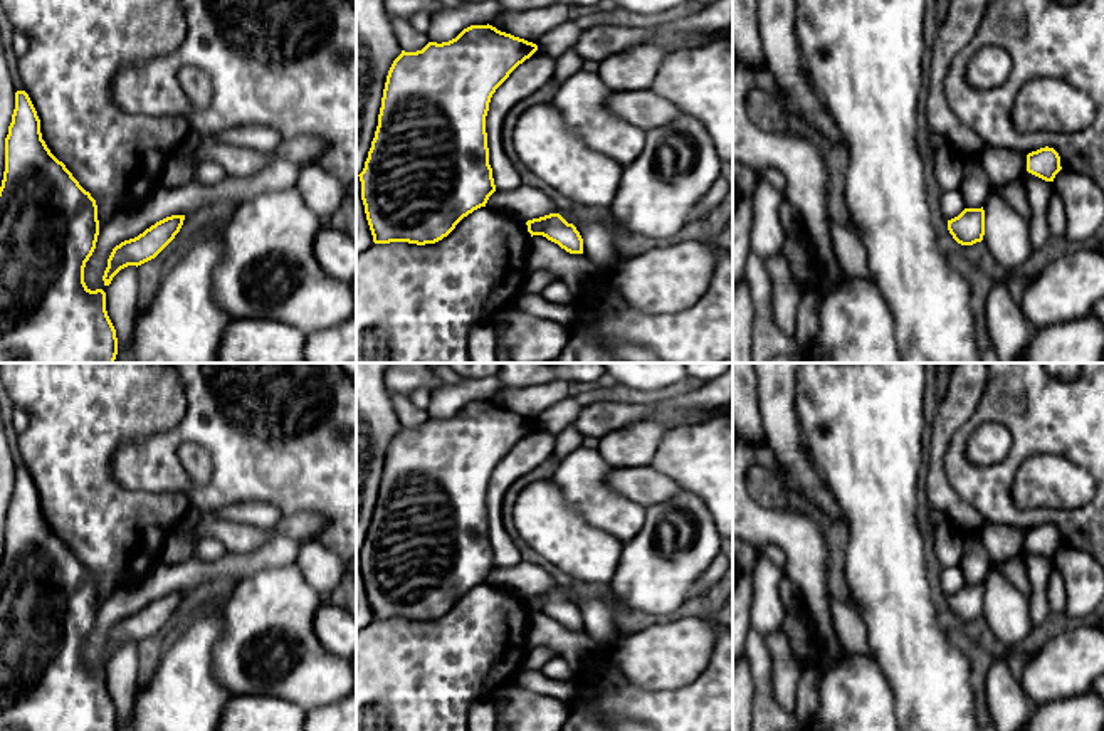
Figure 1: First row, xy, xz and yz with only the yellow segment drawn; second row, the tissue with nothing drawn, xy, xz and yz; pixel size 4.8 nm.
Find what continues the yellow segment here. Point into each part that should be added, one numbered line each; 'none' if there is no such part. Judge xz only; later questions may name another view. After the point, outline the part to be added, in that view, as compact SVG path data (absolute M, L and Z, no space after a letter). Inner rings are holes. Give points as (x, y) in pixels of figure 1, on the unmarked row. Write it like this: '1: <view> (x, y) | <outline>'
none

